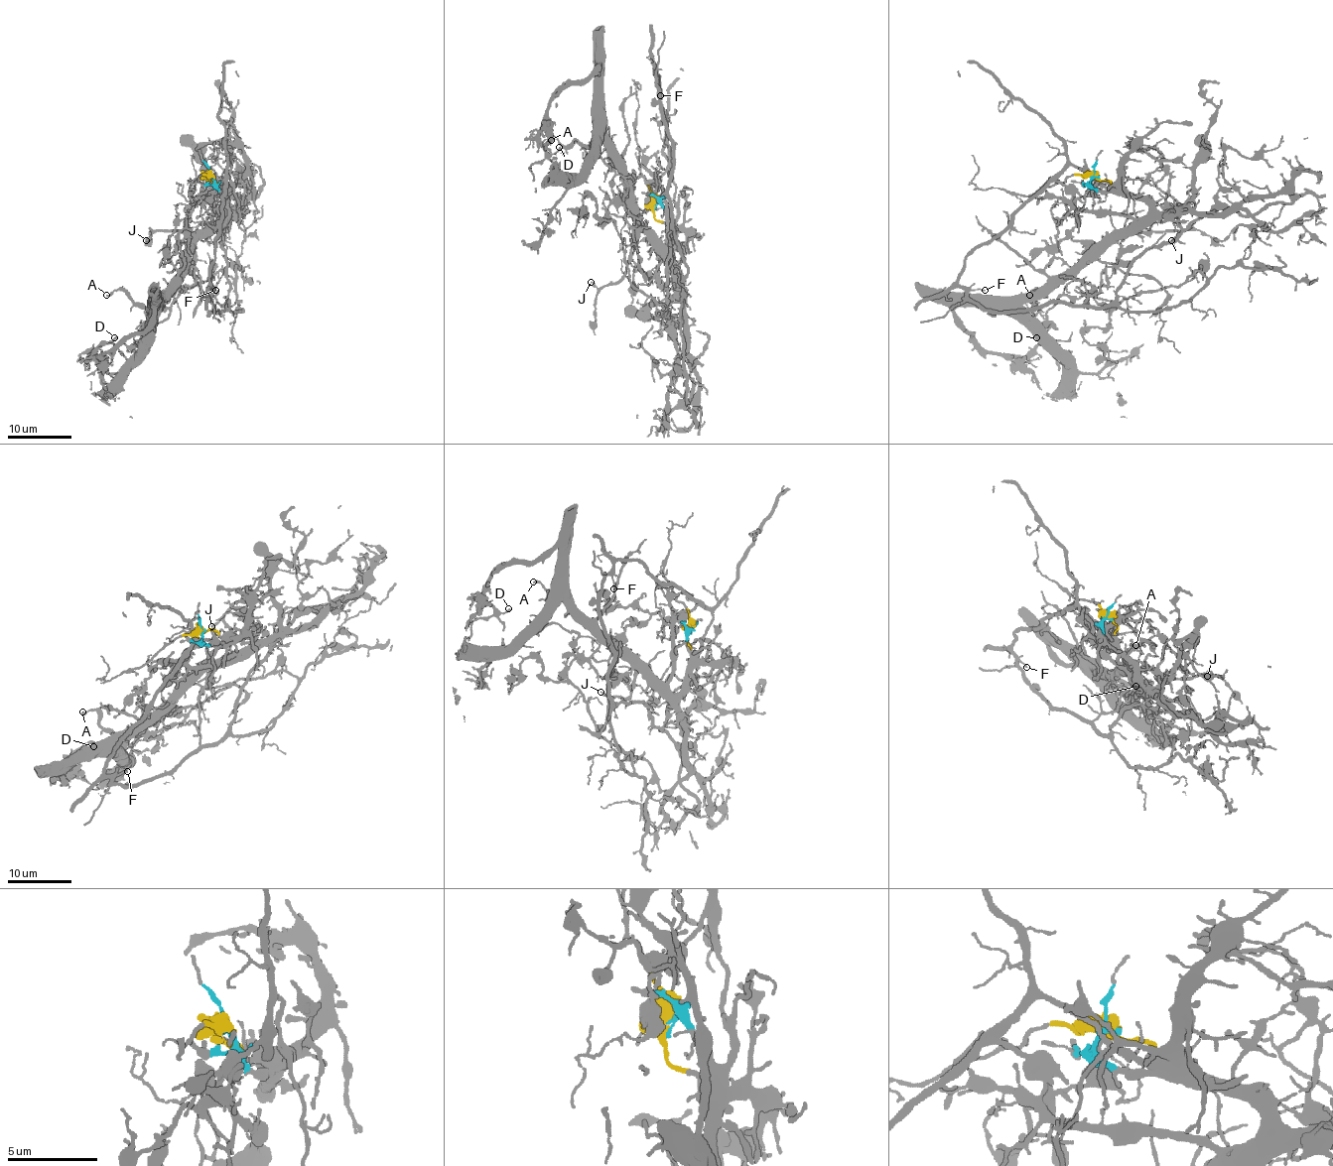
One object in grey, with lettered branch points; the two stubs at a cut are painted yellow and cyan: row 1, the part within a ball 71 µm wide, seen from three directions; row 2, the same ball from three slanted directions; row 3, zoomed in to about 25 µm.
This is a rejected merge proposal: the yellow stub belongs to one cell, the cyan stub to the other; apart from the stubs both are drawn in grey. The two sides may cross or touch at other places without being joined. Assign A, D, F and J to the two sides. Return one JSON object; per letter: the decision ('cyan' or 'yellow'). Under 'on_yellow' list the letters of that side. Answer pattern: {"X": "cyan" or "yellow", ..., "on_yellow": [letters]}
{"A": "cyan", "D": "cyan", "F": "yellow", "J": "cyan", "on_yellow": ["F"]}

